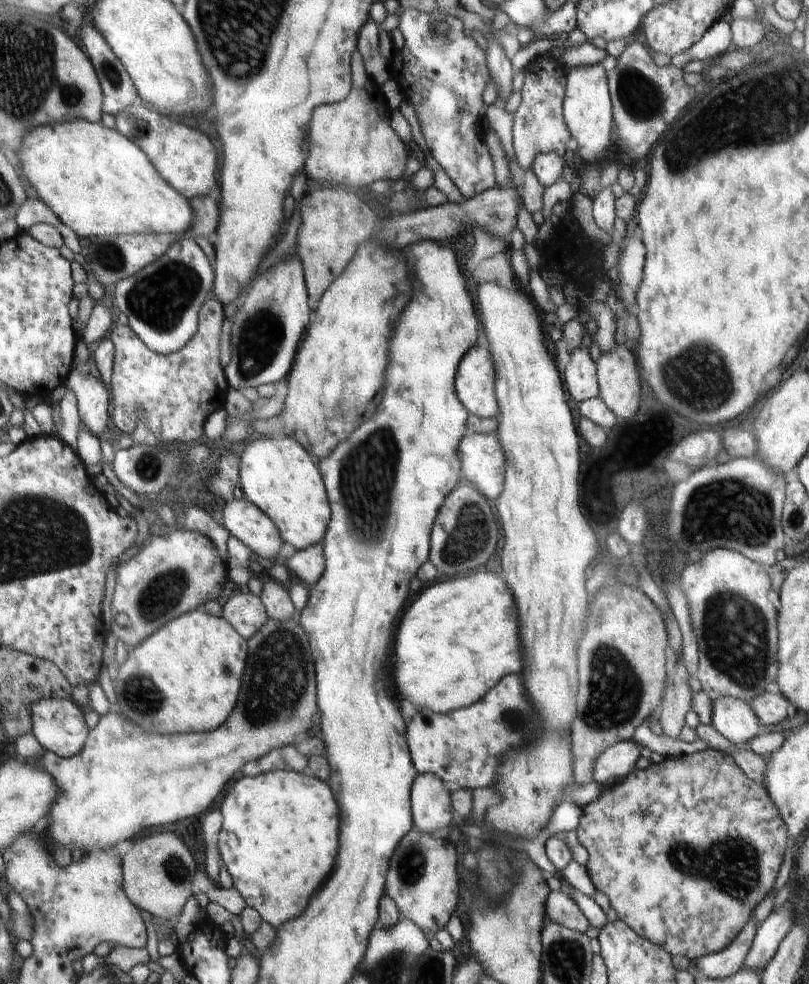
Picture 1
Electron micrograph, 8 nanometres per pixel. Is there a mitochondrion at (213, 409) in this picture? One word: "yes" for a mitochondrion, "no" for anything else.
no

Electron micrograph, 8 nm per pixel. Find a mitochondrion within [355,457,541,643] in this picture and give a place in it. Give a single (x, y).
(470, 536)

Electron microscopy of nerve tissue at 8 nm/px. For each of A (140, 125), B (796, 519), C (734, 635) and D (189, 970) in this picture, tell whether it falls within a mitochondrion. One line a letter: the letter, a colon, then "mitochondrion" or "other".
A: mitochondrion
B: mitochondrion
C: mitochondrion
D: other

